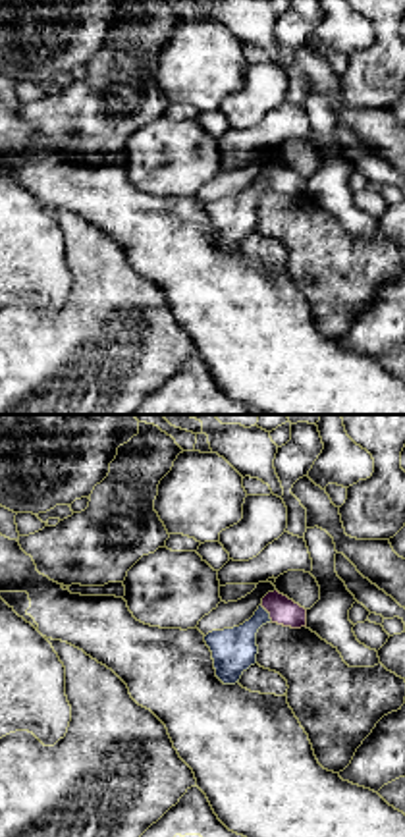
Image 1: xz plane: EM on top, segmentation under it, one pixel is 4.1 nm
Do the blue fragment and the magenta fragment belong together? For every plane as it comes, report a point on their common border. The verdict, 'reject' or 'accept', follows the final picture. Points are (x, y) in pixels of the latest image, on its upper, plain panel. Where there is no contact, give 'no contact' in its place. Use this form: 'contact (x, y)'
contact (267, 180)

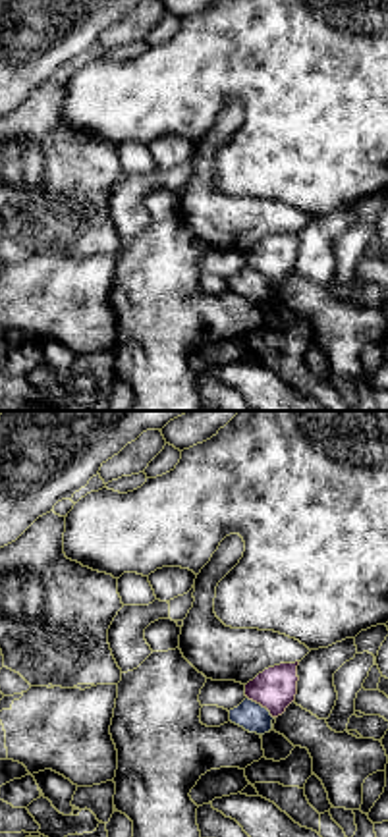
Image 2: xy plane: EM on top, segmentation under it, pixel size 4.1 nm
contact (259, 272)

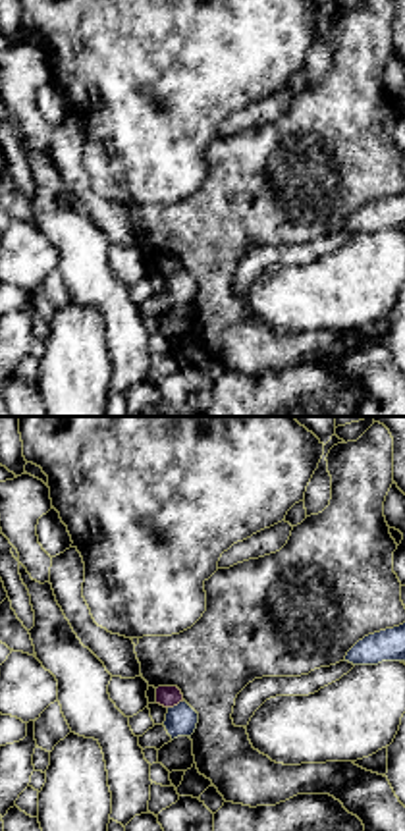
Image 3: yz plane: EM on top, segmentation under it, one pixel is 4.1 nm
contact (178, 272)

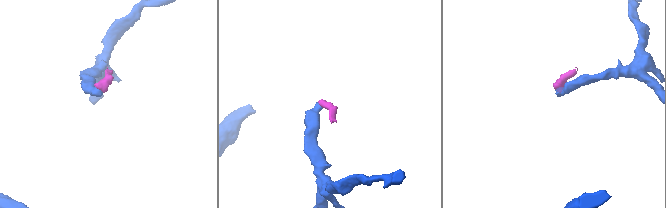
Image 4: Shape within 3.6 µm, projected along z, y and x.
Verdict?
reject

